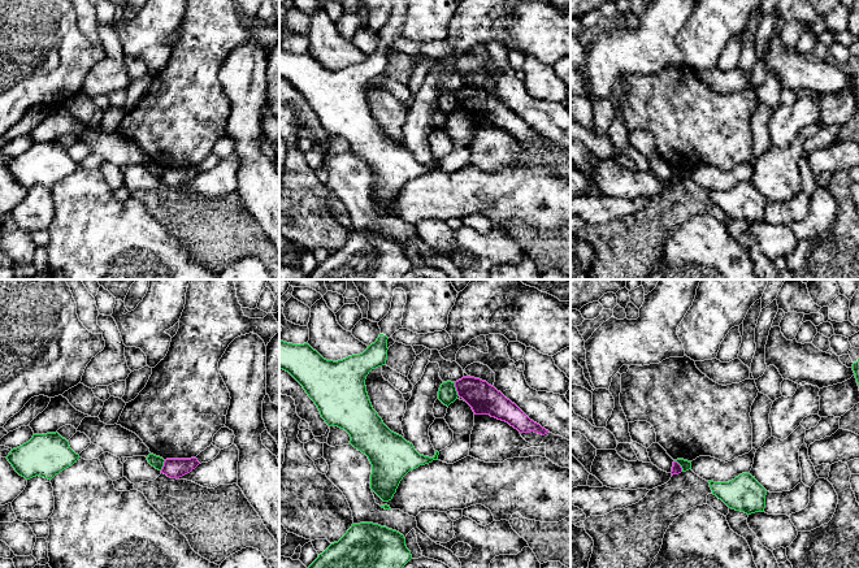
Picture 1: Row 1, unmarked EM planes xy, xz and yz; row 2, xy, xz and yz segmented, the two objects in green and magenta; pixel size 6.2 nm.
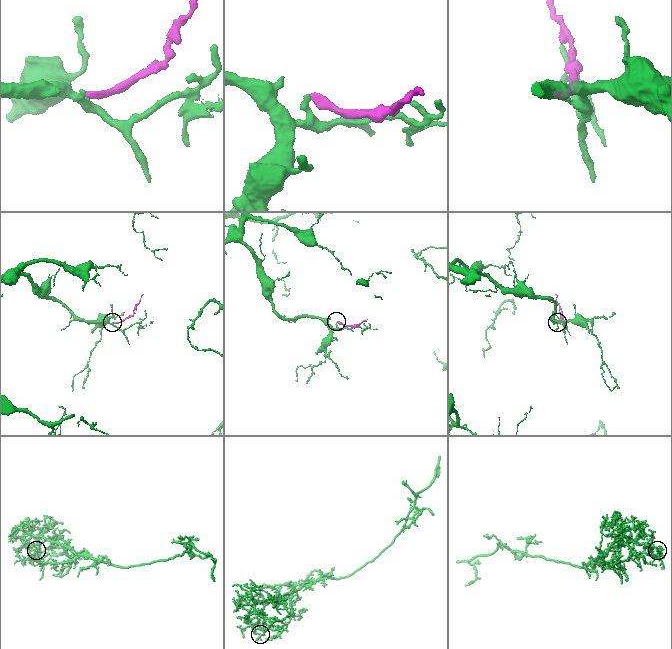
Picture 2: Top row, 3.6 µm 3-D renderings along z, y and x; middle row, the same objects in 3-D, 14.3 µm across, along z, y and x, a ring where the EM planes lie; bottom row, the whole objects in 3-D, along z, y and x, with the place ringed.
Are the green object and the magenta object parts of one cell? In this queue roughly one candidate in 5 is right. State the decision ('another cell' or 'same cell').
another cell

